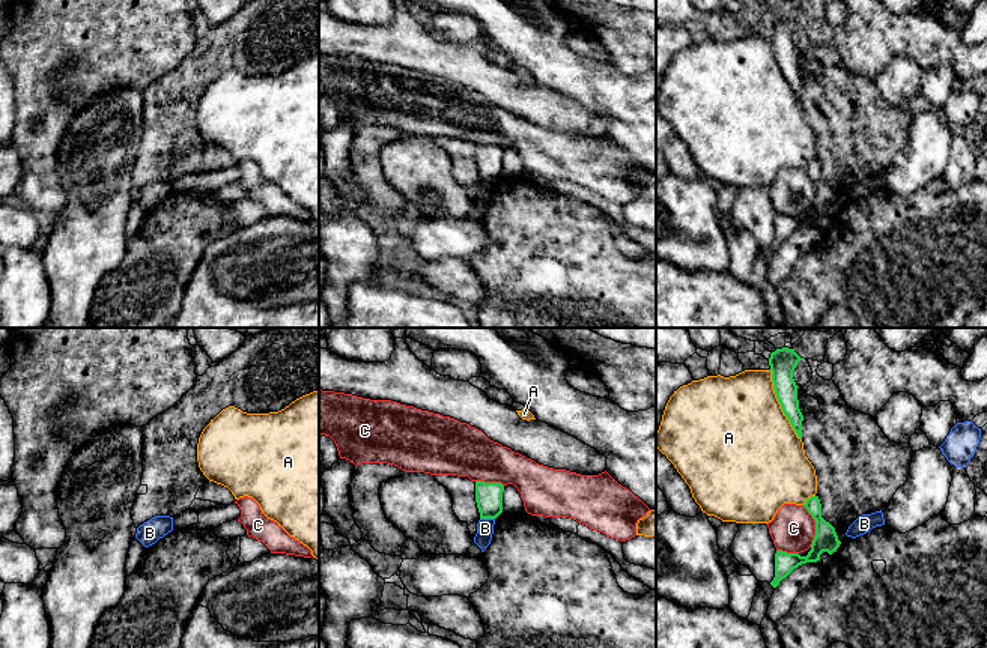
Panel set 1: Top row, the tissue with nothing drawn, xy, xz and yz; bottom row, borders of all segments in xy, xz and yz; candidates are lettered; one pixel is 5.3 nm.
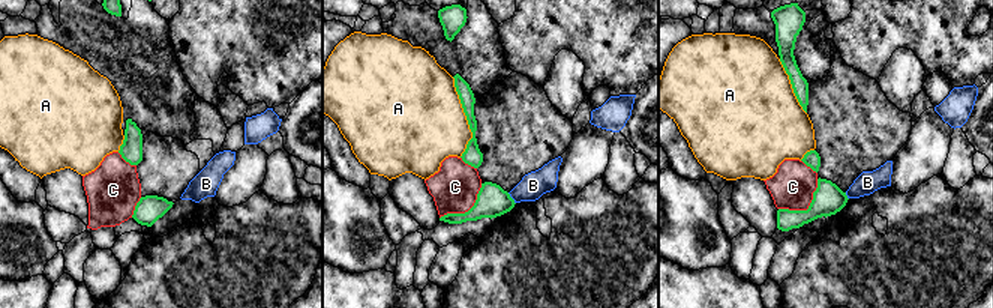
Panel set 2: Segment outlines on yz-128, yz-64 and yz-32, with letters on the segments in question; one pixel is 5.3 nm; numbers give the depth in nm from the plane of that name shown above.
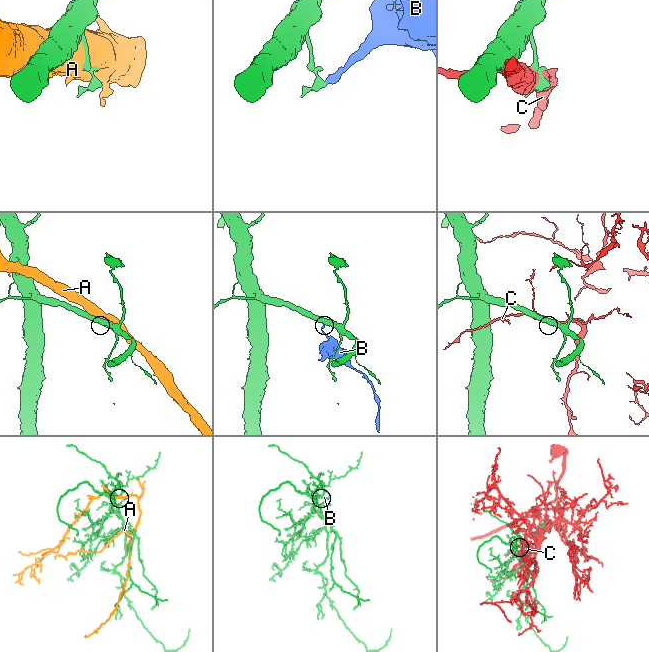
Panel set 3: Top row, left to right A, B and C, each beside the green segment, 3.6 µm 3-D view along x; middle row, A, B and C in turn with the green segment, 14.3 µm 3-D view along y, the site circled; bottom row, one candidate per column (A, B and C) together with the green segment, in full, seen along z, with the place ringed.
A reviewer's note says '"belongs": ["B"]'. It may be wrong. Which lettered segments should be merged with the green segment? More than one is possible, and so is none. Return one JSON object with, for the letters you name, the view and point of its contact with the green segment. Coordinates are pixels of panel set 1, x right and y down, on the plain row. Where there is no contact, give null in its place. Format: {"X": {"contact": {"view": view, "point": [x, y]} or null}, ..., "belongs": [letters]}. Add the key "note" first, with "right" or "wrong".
{"note": "wrong", "belongs": []}

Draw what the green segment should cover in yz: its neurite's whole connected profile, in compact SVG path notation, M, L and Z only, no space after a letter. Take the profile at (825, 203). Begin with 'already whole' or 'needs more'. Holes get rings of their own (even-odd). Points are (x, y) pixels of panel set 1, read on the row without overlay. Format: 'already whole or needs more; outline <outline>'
already whole; outline M818 159L808 161L803 170L815 183L815 198L811 207L811 213L808 215L806 220L800 220L799 217L787 217L782 213L776 213L775 241L770 245L773 251L776 251L779 245L785 242L799 229L806 226L817 226L820 224L820 218L823 215L832 218L841 207L835 195L835 191L821 180L821 167Z

